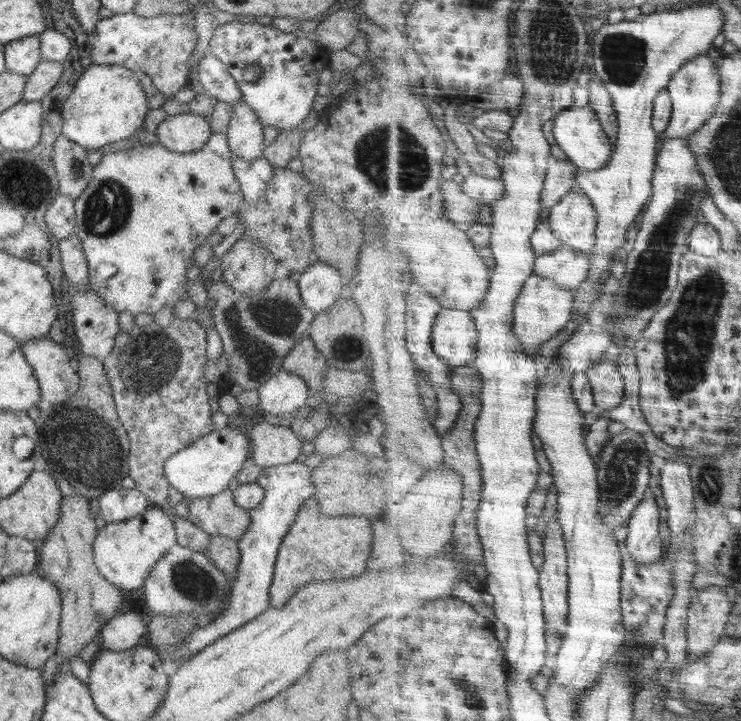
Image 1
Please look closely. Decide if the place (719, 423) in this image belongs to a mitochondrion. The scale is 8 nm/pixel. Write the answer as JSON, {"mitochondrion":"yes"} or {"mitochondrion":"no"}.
{"mitochondrion":"no"}

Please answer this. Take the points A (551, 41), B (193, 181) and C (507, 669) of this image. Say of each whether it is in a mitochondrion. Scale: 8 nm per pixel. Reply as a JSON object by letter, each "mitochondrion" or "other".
{"A":"mitochondrion","B":"other","C":"other"}

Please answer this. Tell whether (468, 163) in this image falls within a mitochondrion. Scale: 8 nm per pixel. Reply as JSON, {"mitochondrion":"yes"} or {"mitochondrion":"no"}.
{"mitochondrion":"no"}

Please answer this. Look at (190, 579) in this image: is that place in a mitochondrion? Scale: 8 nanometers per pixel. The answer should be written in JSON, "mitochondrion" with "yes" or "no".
{"mitochondrion":"yes"}

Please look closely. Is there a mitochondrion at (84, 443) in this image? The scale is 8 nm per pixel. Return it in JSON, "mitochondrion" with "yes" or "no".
{"mitochondrion":"yes"}

